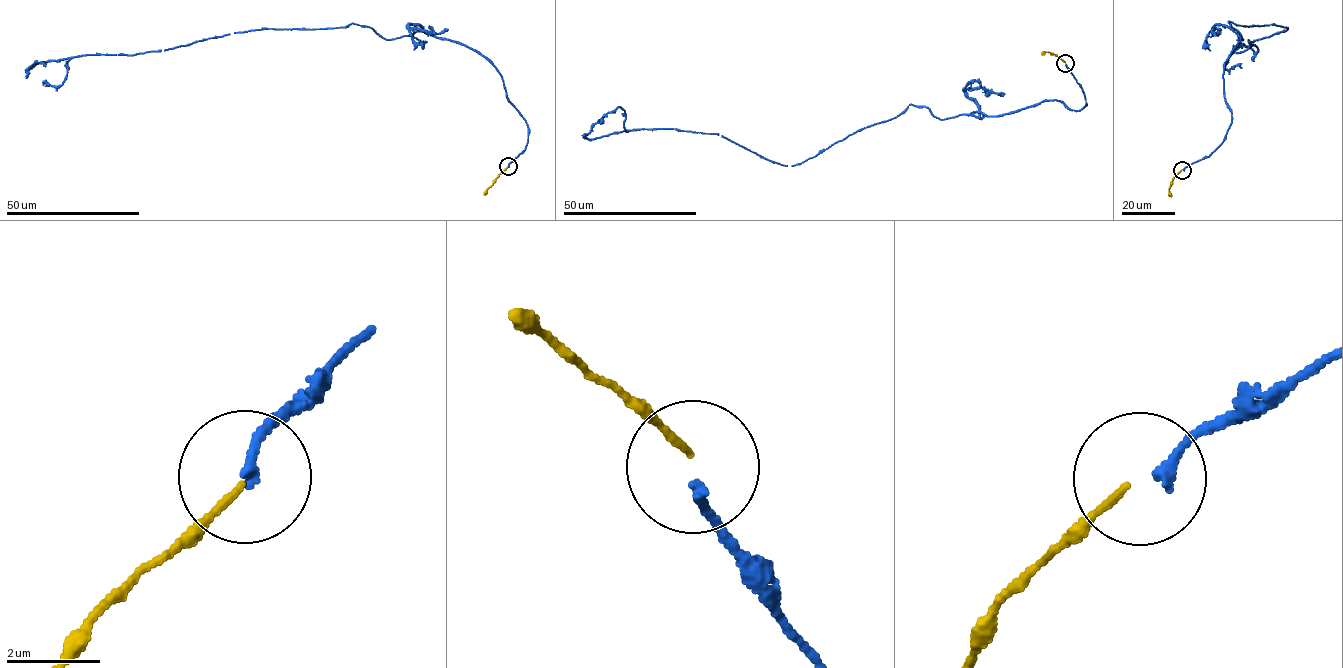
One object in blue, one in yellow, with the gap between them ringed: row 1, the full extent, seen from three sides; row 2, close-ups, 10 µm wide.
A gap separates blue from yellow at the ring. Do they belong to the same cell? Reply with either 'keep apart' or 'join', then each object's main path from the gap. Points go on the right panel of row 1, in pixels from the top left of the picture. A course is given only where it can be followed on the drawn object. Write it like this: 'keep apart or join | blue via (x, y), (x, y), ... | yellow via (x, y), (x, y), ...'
keep apart | blue via (1182, 169), (1232, 120), (1223, 65), (1243, 39), (1228, 21), (1287, 27), (1235, 49) | yellow via (1181, 170), (1169, 187), (1171, 196)

